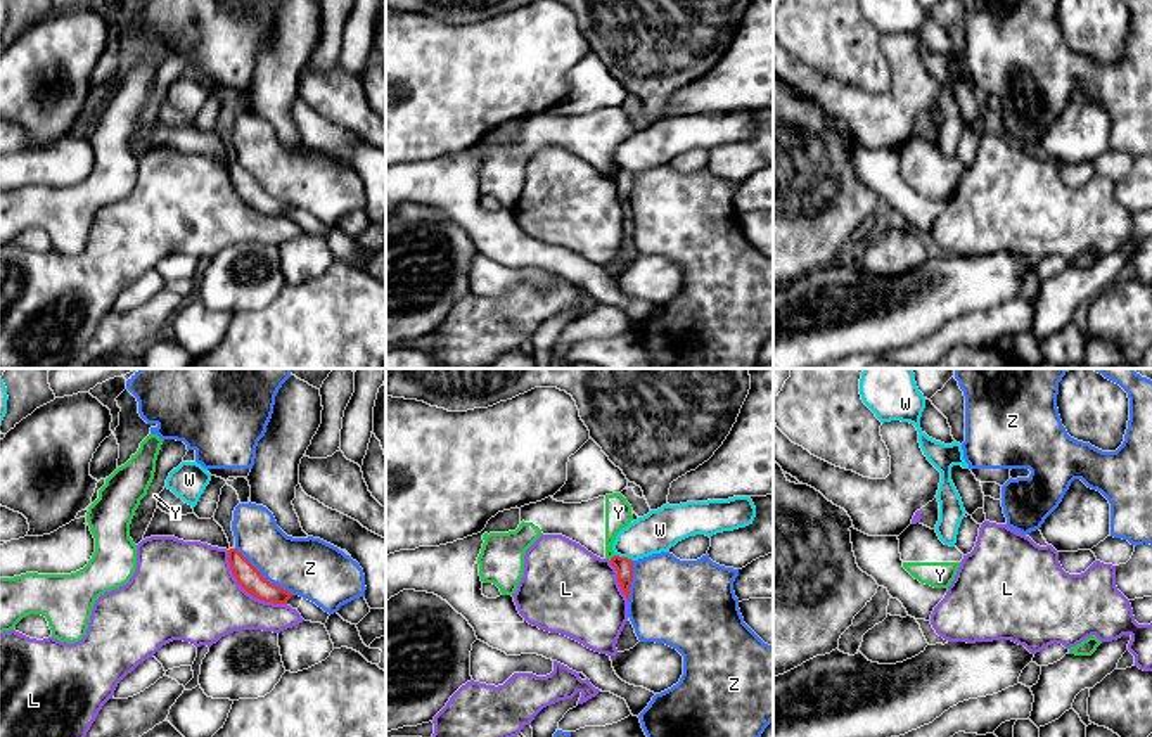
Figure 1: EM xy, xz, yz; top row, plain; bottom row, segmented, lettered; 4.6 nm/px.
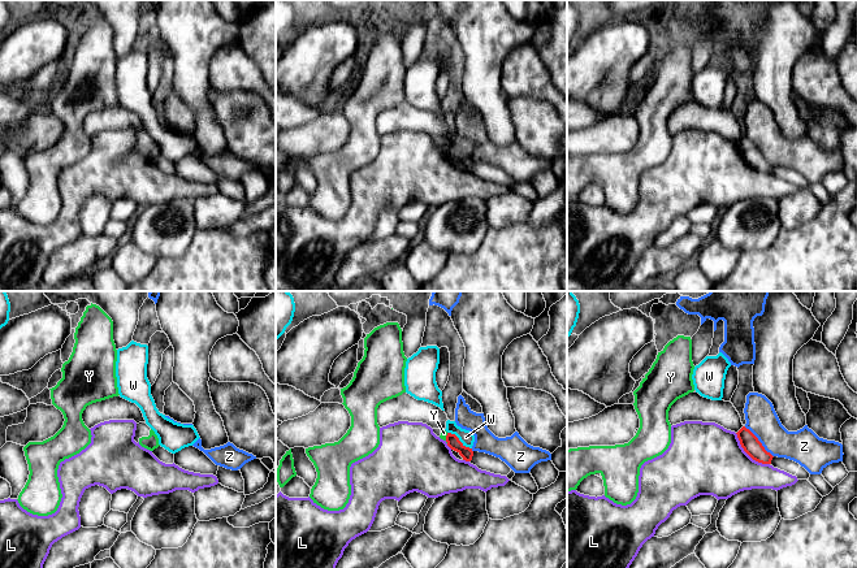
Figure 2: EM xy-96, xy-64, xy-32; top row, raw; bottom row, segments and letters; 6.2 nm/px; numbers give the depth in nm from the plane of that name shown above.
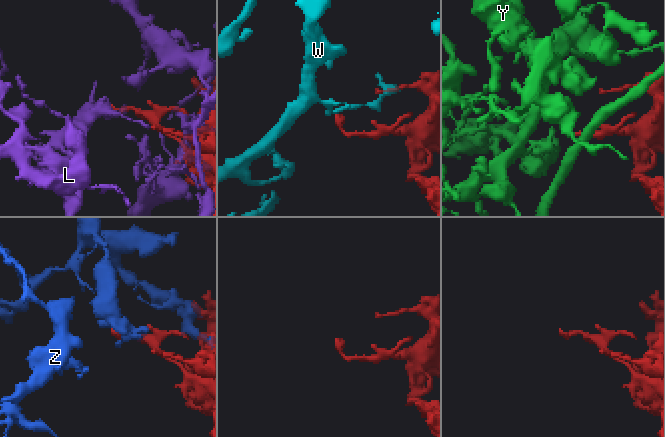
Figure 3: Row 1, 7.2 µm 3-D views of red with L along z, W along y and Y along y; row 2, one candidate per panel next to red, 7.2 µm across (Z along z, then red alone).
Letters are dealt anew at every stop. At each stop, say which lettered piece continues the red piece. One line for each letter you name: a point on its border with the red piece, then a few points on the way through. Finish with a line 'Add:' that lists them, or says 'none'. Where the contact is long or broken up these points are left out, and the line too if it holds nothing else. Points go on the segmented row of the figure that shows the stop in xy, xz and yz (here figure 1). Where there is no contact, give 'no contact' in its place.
Add: none

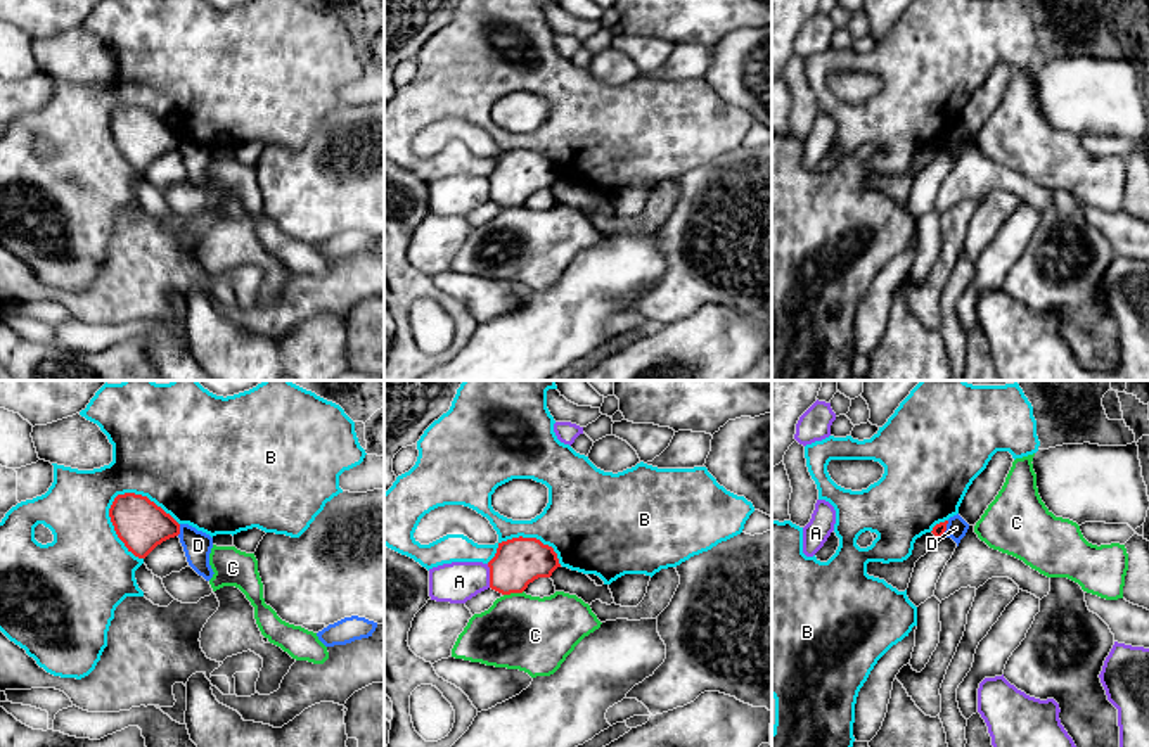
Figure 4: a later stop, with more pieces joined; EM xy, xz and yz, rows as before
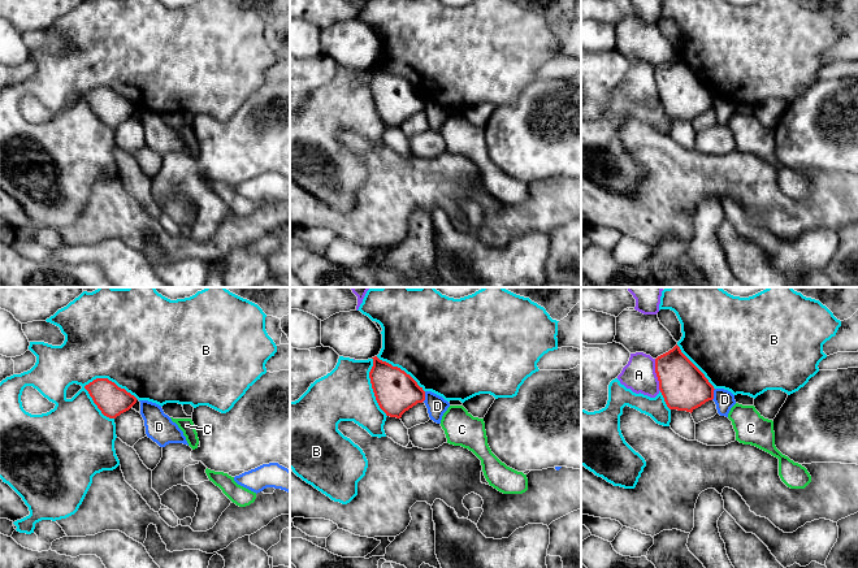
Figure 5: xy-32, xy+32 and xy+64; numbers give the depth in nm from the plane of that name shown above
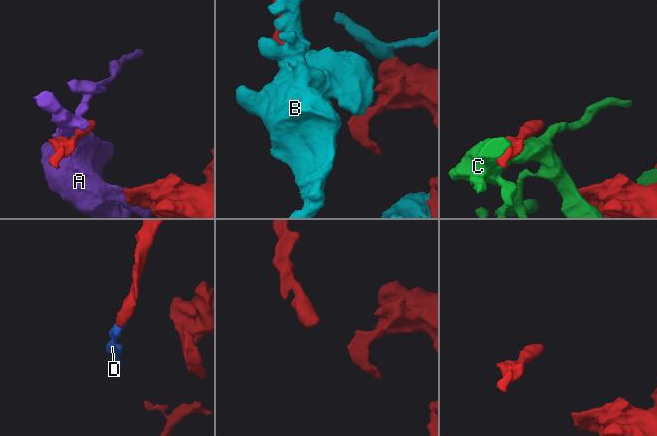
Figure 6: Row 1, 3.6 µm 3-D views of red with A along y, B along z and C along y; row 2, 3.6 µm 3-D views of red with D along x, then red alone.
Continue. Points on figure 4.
Add: none

